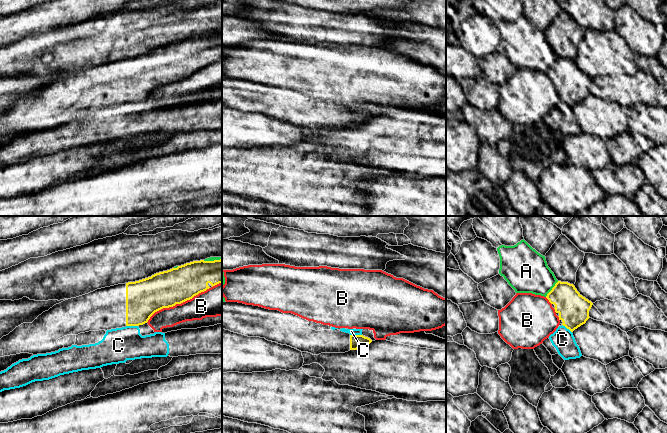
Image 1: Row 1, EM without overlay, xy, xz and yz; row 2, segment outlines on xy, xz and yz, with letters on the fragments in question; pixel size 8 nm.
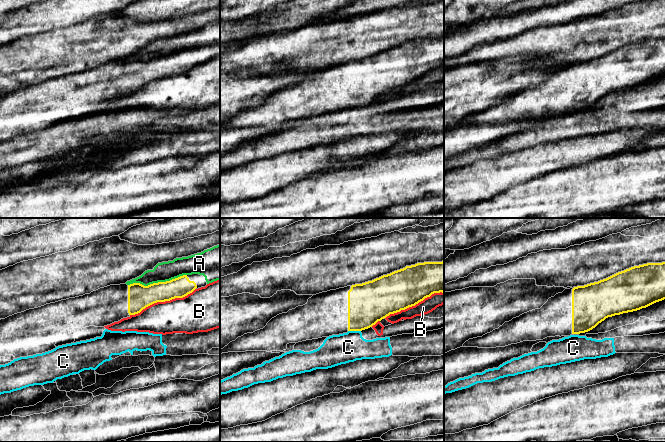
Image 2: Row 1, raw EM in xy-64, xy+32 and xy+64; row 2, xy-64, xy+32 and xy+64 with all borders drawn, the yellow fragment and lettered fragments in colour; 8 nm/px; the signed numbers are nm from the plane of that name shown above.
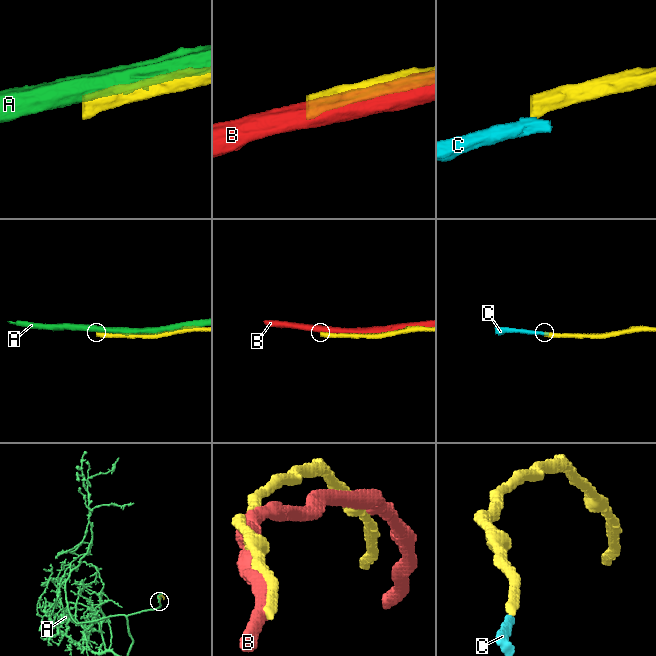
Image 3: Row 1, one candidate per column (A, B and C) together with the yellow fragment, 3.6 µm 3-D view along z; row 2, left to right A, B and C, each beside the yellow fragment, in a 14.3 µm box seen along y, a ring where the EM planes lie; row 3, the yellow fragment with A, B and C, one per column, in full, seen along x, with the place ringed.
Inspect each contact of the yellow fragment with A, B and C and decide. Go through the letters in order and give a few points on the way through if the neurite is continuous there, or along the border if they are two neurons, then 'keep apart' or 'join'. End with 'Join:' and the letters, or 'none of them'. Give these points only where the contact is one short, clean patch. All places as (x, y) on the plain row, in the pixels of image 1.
A: keep apart
B: keep apart
C: border xy (126, 101), (137, 102); keep apart
Join: none of them

